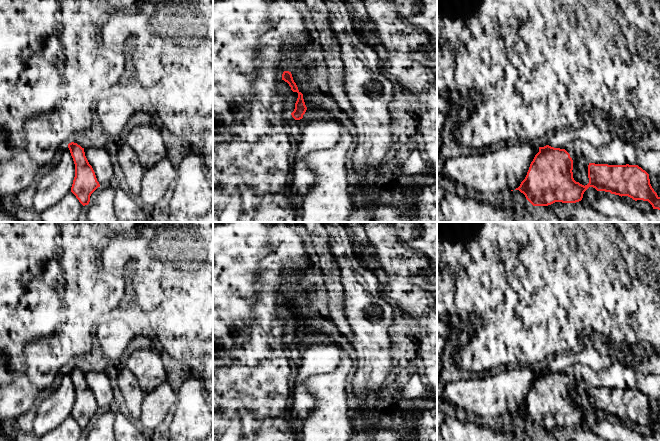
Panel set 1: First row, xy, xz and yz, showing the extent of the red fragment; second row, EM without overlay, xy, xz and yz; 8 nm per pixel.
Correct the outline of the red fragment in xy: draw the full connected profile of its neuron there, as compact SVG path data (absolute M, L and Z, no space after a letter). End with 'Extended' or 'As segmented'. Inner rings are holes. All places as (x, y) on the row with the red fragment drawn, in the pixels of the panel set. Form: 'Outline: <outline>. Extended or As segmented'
Outline: M74 142L69 143L68 148L75 164L75 177L71 192L85 206L89 204L91 194L100 187L100 184L85 156L84 148Z. As segmented

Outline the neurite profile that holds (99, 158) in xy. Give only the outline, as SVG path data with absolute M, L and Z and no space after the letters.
M88 147L84 152L100 186L113 183L118 171L111 160L109 150L106 147Z

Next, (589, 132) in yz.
M588 112L583 115L584 124L578 129L570 128L565 134L559 134L548 141L548 145L554 148L564 149L570 141L586 141L594 147L601 147L616 137L625 142L632 143L635 148L647 151L661 152L661 132L655 128L645 130L641 134L635 134L629 129L620 126L601 130L594 122L592 115Z

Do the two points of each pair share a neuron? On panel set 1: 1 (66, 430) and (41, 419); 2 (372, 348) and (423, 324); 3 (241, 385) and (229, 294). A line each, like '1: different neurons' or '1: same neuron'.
1: different neurons
2: different neurons
3: same neuron

